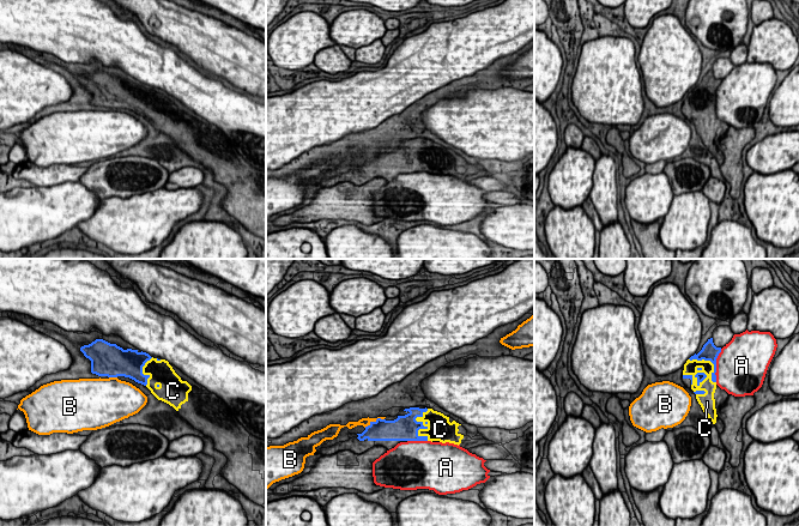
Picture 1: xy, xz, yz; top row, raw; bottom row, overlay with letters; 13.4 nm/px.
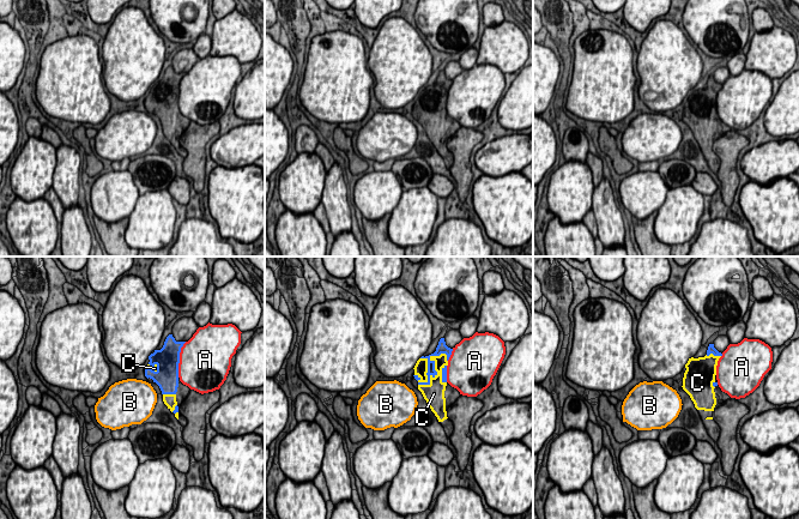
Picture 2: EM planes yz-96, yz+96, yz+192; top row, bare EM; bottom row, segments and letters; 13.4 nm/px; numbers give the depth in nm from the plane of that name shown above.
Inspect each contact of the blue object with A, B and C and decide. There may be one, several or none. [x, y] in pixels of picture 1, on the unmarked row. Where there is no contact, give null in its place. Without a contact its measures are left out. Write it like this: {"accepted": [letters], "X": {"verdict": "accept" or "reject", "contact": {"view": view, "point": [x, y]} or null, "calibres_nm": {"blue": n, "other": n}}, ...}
{"accepted": ["C"], "A": {"verdict": "reject", "contact": {"view": "yz", "point": [715, 97]}, "calibres_nm": {"blue": 220, "other": 480}}, "B": {"verdict": "reject", "contact": {"view": "xz", "point": [374, 153]}, "calibres_nm": {"blue": 280, "other": 120}}, "C": {"verdict": "accept", "contact": {"view": "xz", "point": [423, 157]}, "calibres_nm": {"blue": 360, "other": 320}}}

